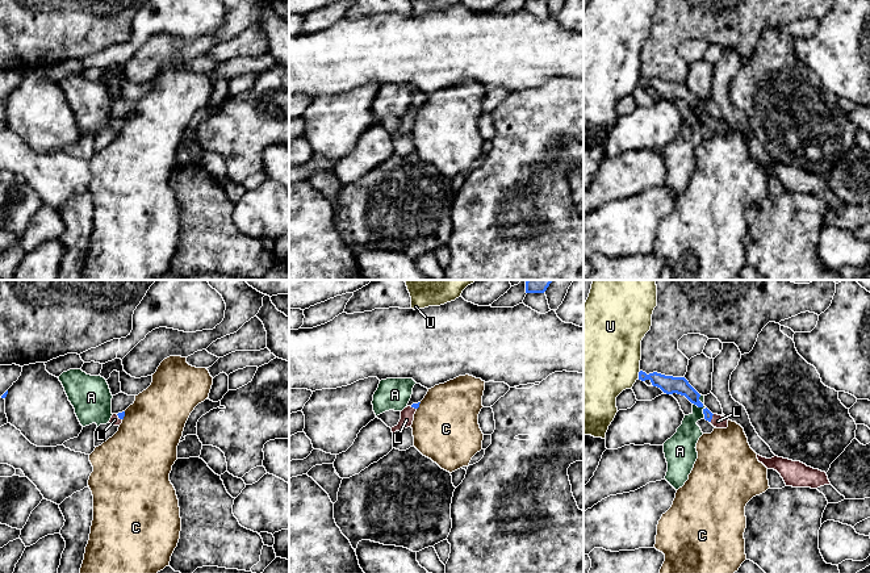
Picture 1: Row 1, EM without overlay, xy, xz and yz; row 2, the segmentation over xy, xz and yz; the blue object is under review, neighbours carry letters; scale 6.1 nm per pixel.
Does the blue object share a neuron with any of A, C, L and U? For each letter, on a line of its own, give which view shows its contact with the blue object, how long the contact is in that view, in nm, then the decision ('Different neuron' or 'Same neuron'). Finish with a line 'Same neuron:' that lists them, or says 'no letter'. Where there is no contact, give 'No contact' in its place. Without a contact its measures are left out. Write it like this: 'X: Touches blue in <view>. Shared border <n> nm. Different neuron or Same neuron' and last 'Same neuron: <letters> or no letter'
A: Touches blue in yz. Shared border 150 nm. Different neuron
C: Touches blue in xy. Shared border 60 nm. Different neuron
L: Touches blue in yz. Shared border 60 nm. Same neuron
U: Touches blue in yz. Shared border 50 nm. Different neuron
Same neuron: L

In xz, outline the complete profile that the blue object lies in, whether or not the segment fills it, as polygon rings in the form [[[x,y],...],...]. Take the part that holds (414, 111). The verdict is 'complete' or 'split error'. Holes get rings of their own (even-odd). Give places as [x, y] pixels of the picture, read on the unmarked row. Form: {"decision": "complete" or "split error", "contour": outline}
{"decision": "split error", "contour": [[[413,109],[411,112],[407,112],[405,113],[402,117],[401,117],[401,125],[398,127],[397,131],[392,133],[392,138],[394,139],[396,137],[400,137],[400,135],[403,135],[403,134],[407,134],[407,133],[411,133],[413,130],[413,126],[414,126],[414,120],[417,117],[417,114],[419,113],[419,109]]]}

